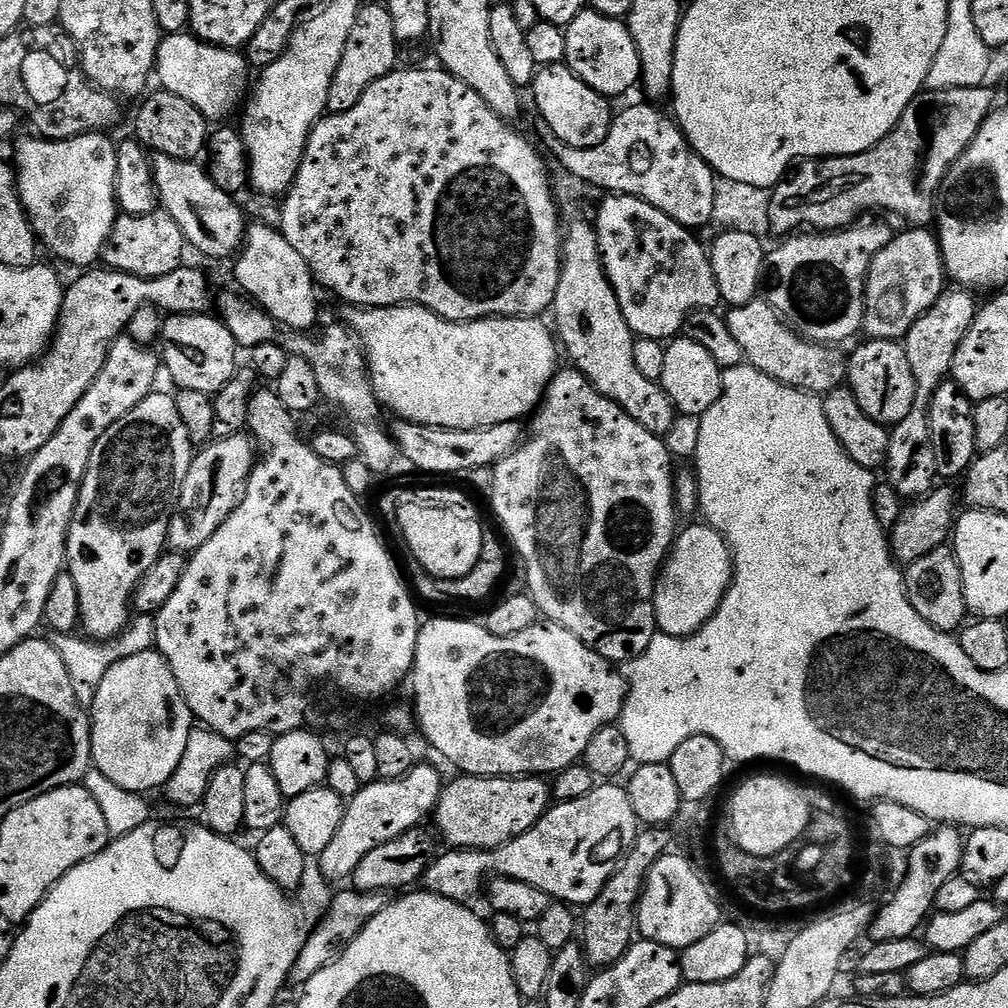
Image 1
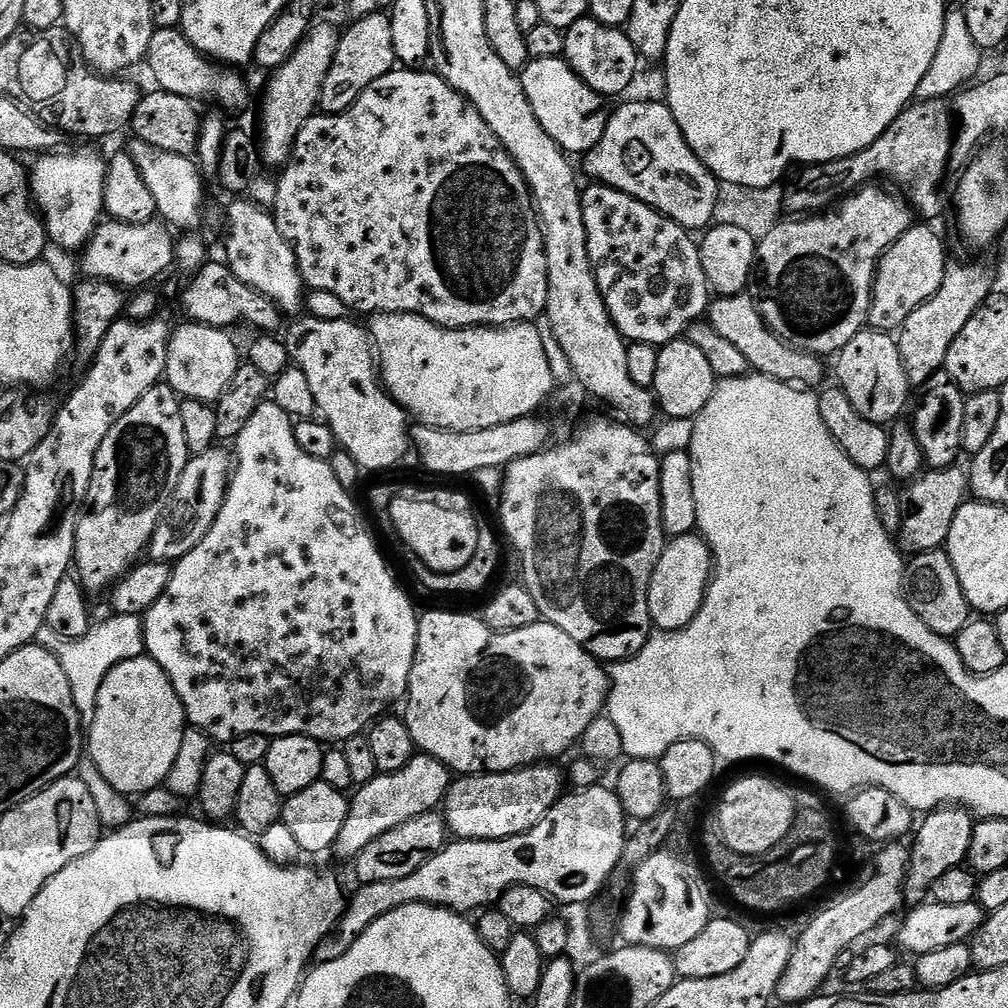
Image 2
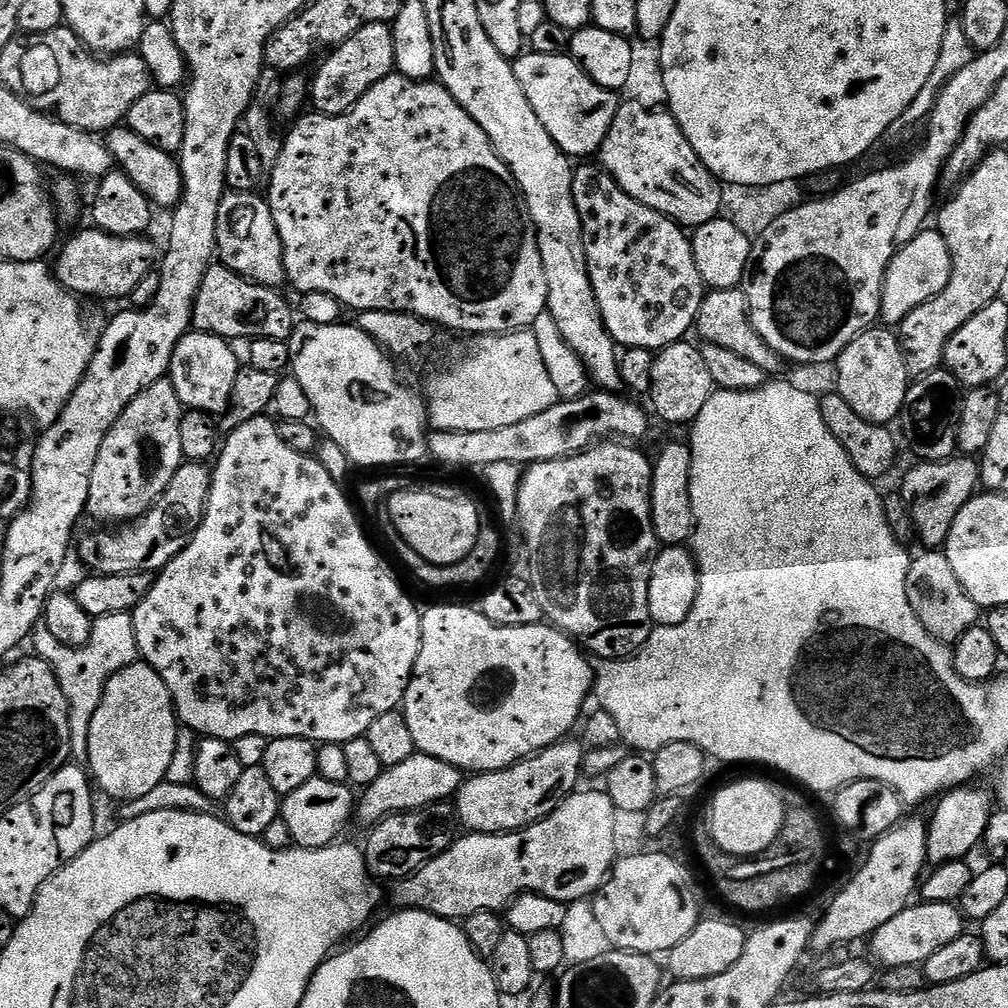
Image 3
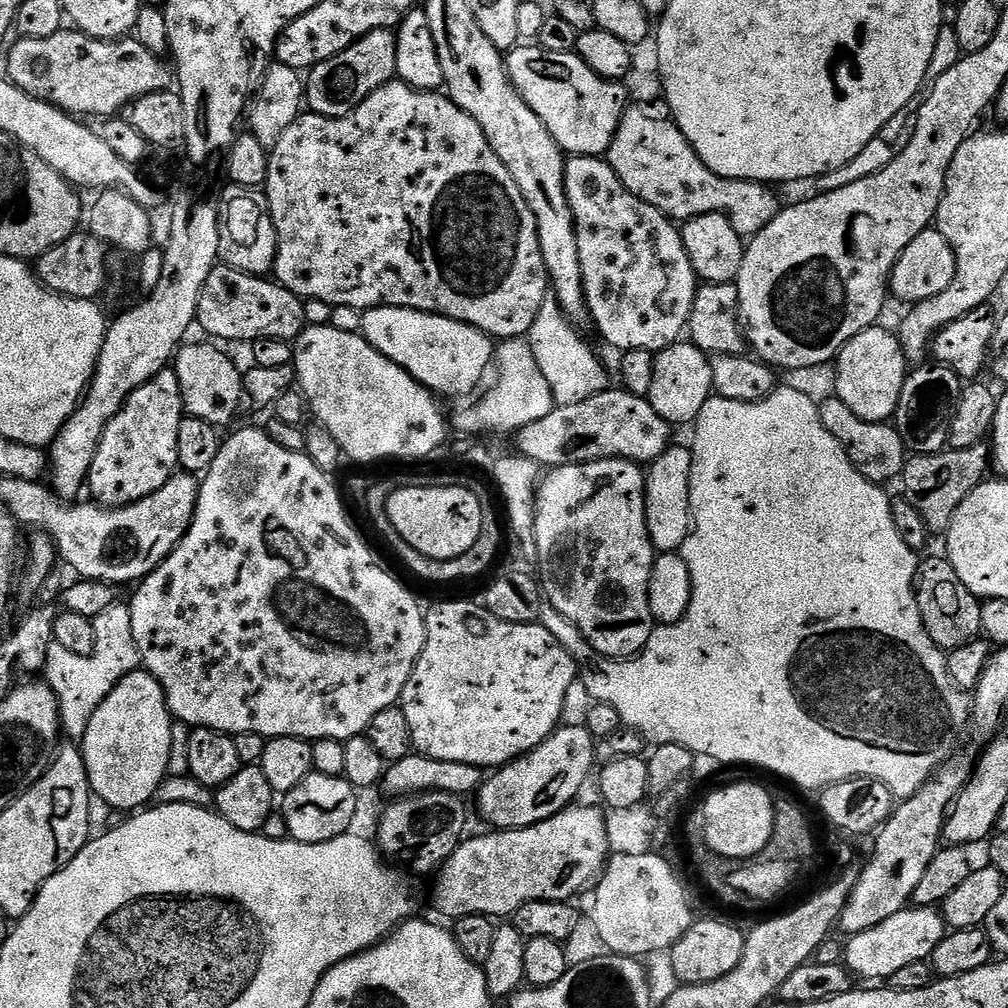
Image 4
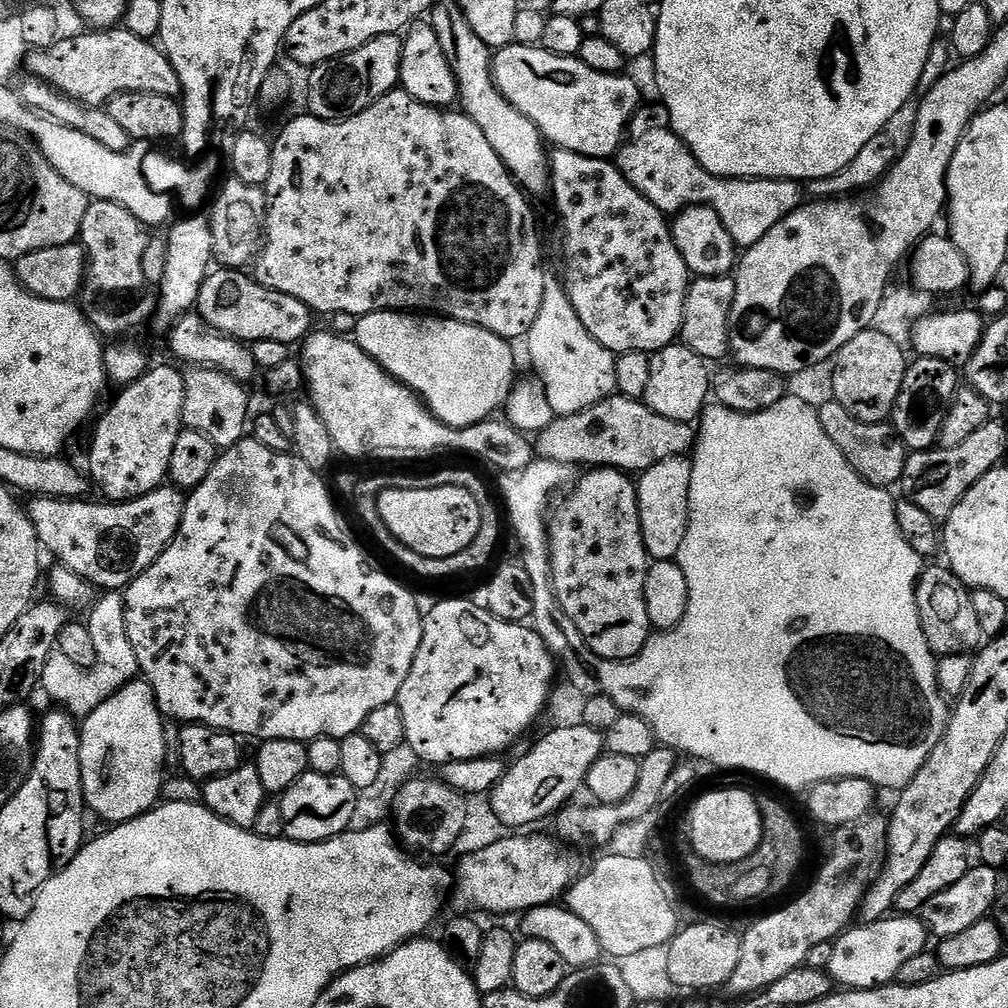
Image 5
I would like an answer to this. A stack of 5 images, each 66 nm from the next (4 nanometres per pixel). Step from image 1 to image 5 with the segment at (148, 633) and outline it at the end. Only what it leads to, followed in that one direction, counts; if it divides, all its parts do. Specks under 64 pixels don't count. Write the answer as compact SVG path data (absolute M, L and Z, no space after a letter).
M116 590L103 593L103 596L90 614L90 624L96 629L101 638L100 656L94 666L84 668L75 665L66 654L54 650L48 656L46 666L41 676L41 687L63 709L72 716L83 718L89 716L102 702L114 695L122 686L137 679L139 668L137 655L134 654L133 644L127 630L127 612L125 610L124 595Z

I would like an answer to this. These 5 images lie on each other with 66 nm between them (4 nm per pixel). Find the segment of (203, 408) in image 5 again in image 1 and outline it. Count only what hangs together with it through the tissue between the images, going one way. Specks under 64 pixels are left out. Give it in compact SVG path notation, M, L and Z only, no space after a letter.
M169 315L162 324L160 349L165 371L176 382L177 389L199 390L208 395L222 388L238 370L238 345L224 322L213 315Z

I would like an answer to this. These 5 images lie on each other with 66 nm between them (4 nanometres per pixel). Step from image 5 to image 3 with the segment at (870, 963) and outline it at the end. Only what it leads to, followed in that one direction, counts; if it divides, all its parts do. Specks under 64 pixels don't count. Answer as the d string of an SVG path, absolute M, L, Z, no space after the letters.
M913 903L904 908L902 914L898 914L898 918L890 918L890 922L886 922L886 926L882 926L878 931L872 933L870 937L871 959L877 965L884 964L885 969L907 964L922 966L926 962L926 958L930 958L930 954L935 954L938 950L942 950L942 946L954 942L954 938L965 935L964 924L966 925L965 917L956 904Z

